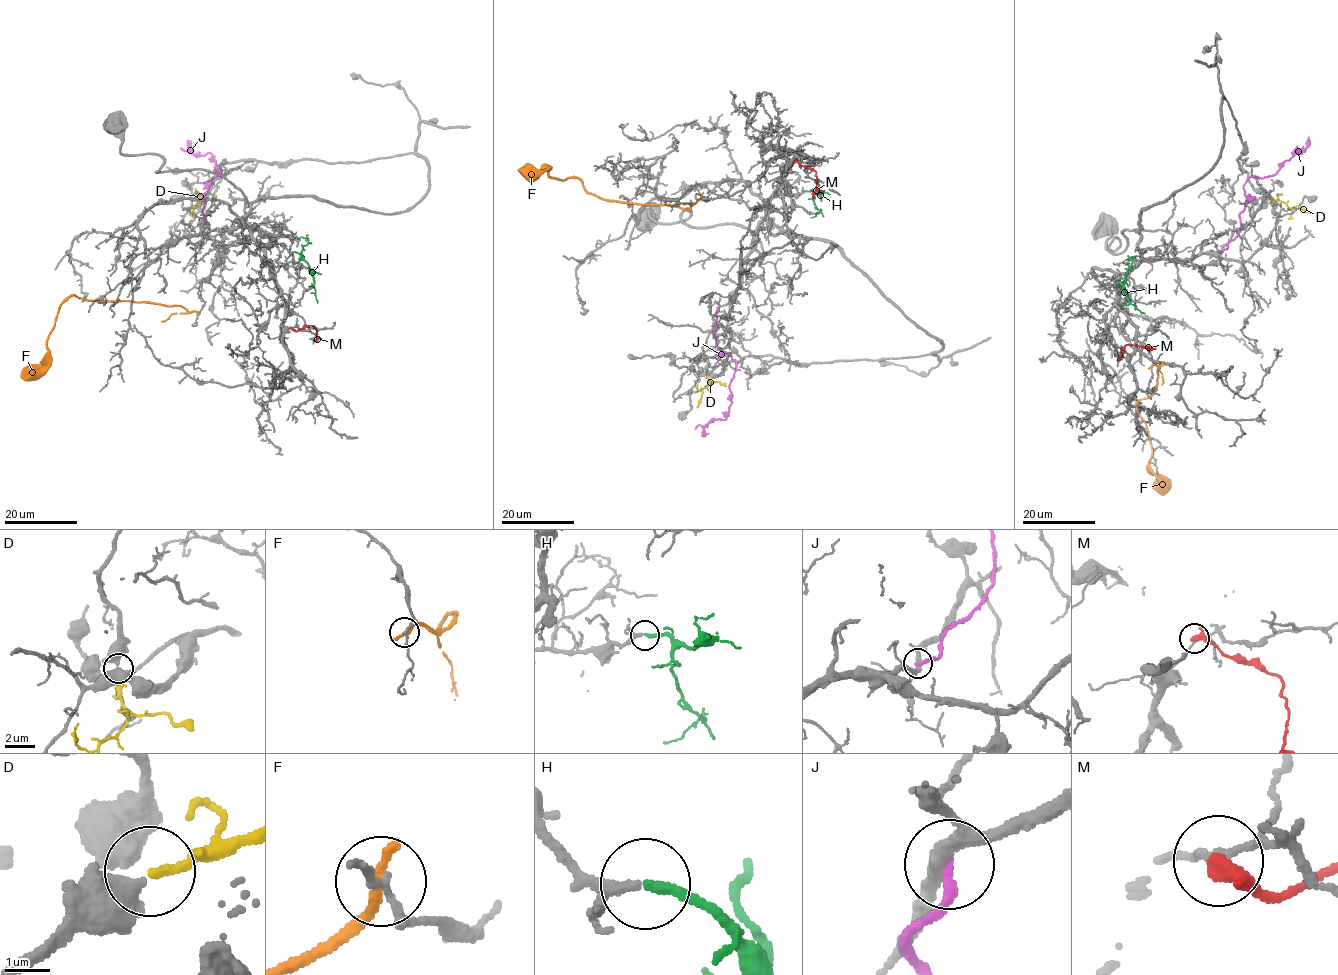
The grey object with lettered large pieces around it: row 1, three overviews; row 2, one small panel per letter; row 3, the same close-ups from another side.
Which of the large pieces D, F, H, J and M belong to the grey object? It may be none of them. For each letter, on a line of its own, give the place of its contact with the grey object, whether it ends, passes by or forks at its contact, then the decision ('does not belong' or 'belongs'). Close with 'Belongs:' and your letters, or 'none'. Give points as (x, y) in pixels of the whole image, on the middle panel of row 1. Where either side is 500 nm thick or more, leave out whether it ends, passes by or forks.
D: meets grey at (707, 370); it ends there; belongs
F: meets grey at (701, 196); it ends there; does not belong
H: meets grey at (806, 191); it ends there; belongs
J: meets grey at (718, 308); it ends there; does not belong
M: meets grey at (794, 161); it ends there; does not belong
Belongs: D, H

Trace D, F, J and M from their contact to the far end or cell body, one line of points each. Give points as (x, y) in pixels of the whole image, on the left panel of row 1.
D: (196, 193), (200, 198), (191, 217)
F: (198, 312), (176, 305), (84, 299), (73, 294), (63, 301), (47, 339), (47, 357), (20, 377)
J: (209, 227), (203, 196), (221, 170), (216, 175), (210, 153), (193, 154), (187, 139)
M: (291, 328), (296, 330), (313, 326), (317, 334), (315, 341)

